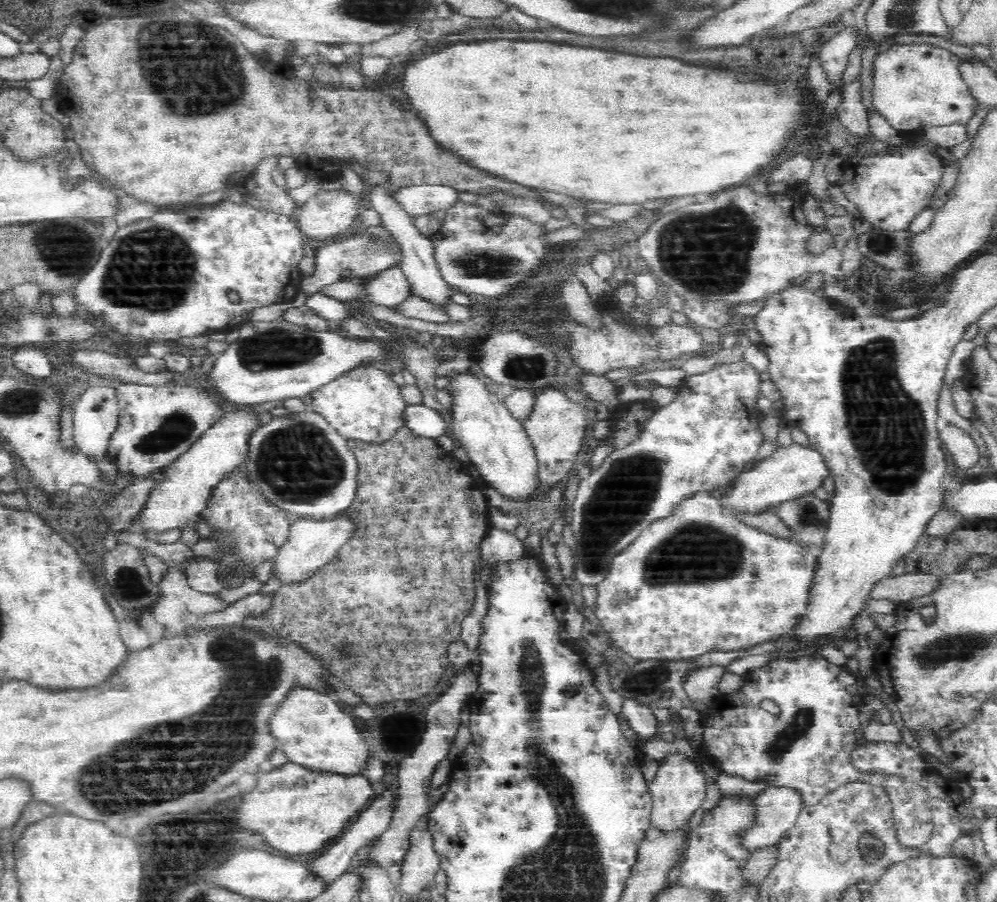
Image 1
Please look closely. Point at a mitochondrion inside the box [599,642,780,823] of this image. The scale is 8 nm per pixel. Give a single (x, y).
(655, 680)

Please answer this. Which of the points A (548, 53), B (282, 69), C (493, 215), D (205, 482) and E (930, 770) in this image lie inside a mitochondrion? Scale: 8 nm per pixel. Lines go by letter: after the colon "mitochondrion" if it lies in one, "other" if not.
A: other
B: other
C: other
D: other
E: other

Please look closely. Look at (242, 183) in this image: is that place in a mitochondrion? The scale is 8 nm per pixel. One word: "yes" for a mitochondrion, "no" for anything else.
no

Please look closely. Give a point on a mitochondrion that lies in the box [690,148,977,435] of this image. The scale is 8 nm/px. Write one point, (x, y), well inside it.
(879, 242)

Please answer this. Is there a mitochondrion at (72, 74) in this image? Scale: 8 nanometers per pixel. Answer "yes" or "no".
no

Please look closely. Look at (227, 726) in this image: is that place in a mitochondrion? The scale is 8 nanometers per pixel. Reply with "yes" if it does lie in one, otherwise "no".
yes

